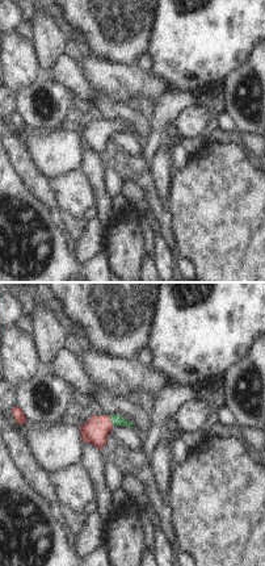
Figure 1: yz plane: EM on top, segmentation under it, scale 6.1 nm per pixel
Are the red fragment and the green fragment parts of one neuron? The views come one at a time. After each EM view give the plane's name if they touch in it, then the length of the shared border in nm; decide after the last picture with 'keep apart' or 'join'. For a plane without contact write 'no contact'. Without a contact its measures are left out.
contact in yz; length 80 nm

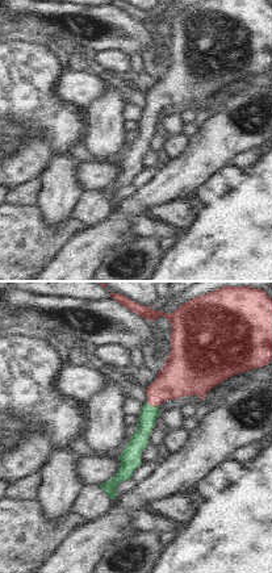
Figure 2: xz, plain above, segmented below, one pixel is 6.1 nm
contact in xz; length 80 nm

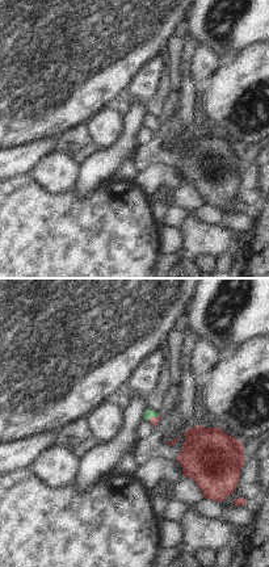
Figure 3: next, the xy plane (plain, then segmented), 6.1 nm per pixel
contact in xy; length 80 nm

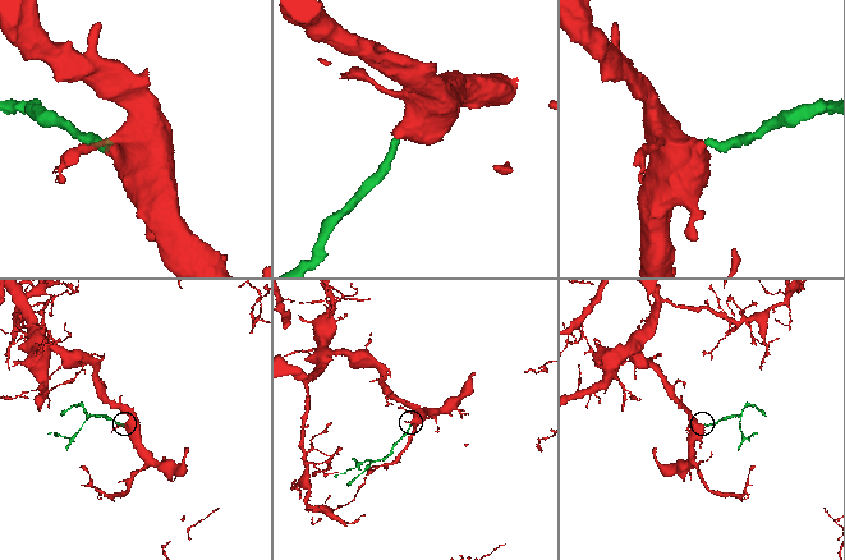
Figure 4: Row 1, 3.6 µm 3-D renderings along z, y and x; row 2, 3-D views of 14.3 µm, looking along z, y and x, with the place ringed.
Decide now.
join

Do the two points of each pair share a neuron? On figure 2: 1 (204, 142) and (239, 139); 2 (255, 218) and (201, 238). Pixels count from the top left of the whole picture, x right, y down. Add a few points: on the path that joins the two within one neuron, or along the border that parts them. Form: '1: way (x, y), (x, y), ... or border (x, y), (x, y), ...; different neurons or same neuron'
1: way (213, 142), (230, 139); same neuron
2: way (242, 231), (235, 238), (214, 238); same neuron

